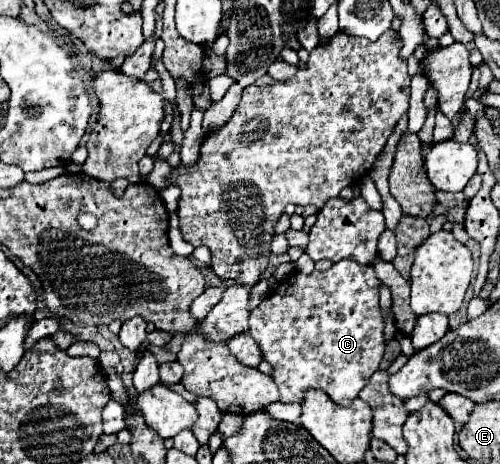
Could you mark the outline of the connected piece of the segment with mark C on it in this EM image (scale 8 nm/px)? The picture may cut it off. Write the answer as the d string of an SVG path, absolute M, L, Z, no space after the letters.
M341 260L325 272L293 272L251 312L249 334L259 342L263 358L273 366L273 380L281 392L281 402L301 402L307 388L321 388L339 406L351 406L365 382L377 372L383 360L383 314L379 308L379 278L373 266Z

